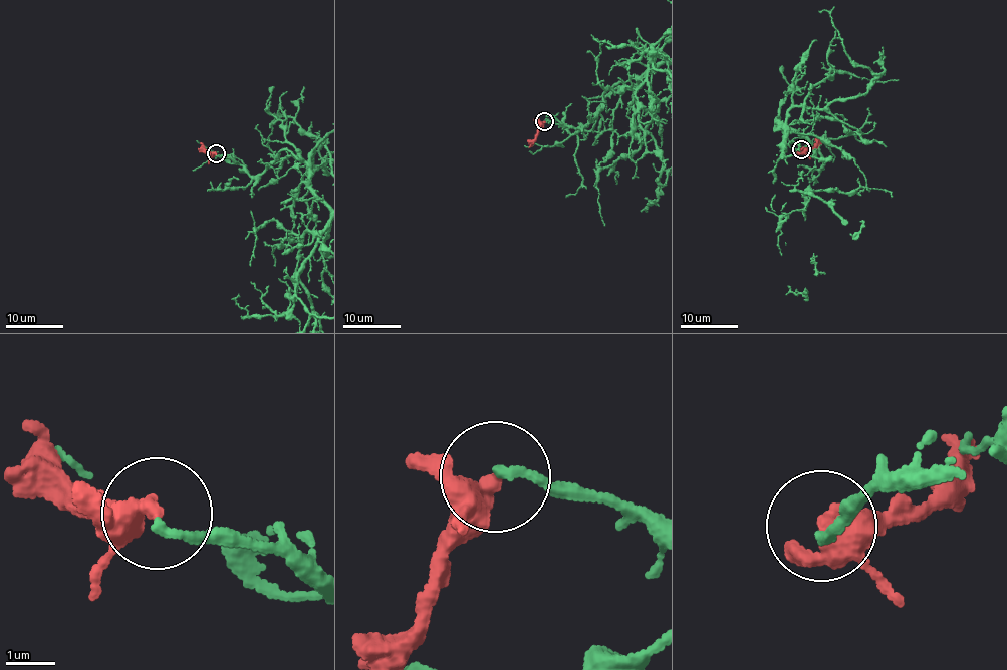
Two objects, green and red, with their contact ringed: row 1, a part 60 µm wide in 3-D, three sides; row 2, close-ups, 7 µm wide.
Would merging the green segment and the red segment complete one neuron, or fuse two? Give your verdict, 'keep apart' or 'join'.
keep apart

